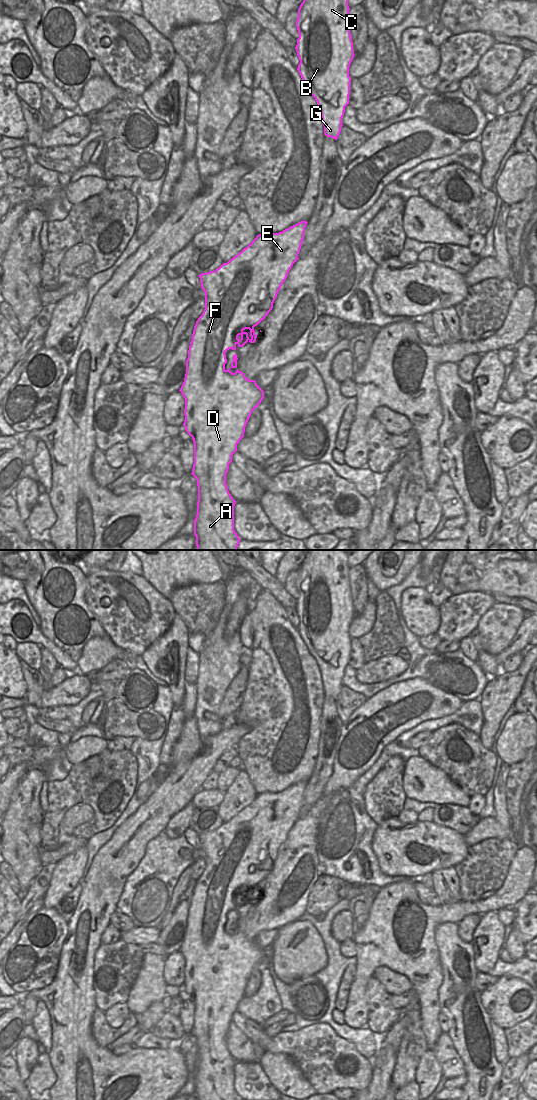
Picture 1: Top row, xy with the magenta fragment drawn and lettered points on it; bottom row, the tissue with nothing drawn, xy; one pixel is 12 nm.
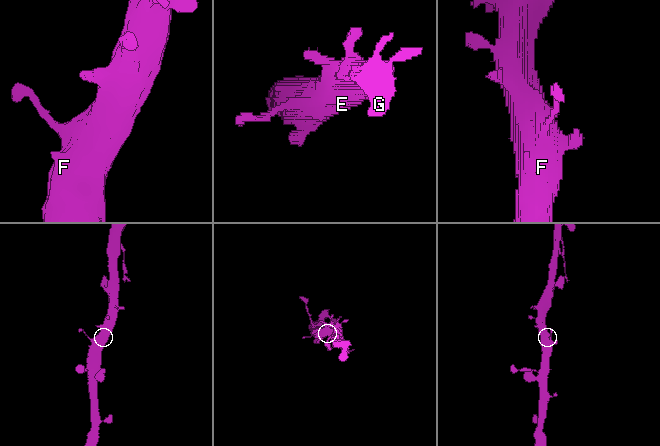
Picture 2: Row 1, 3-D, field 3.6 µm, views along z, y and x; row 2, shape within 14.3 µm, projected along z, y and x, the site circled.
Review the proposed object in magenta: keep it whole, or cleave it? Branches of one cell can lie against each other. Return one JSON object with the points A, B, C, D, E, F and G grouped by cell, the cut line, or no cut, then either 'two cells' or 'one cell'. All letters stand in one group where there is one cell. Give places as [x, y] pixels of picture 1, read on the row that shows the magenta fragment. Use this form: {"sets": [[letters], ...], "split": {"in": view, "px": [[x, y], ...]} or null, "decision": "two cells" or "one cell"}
{"sets": [["A", "B", "C", "D", "E", "F", "G"]], "split": null, "decision": "one cell"}

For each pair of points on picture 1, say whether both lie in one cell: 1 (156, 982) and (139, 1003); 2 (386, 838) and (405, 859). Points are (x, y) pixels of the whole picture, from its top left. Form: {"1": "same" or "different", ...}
{"1": "same", "2": "same"}

